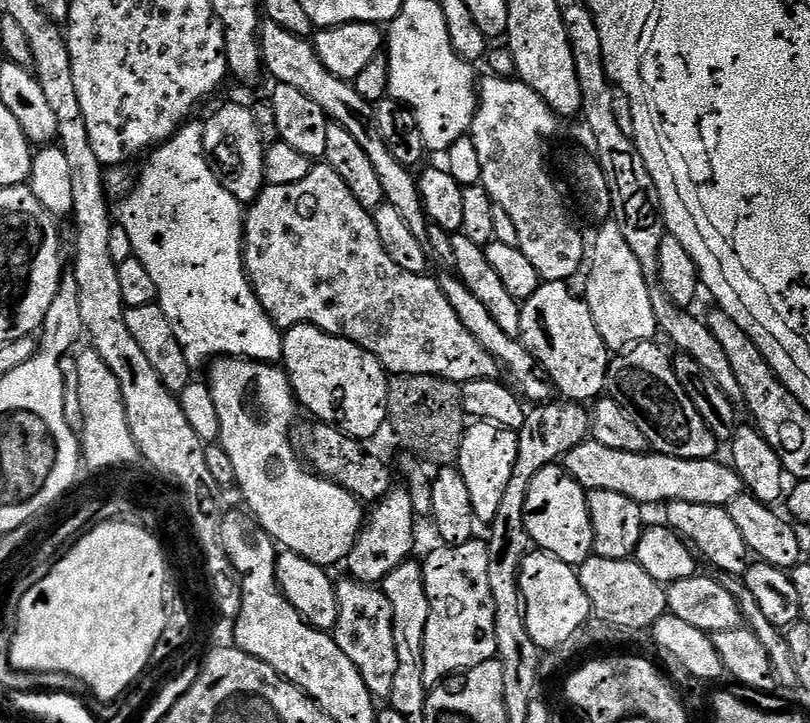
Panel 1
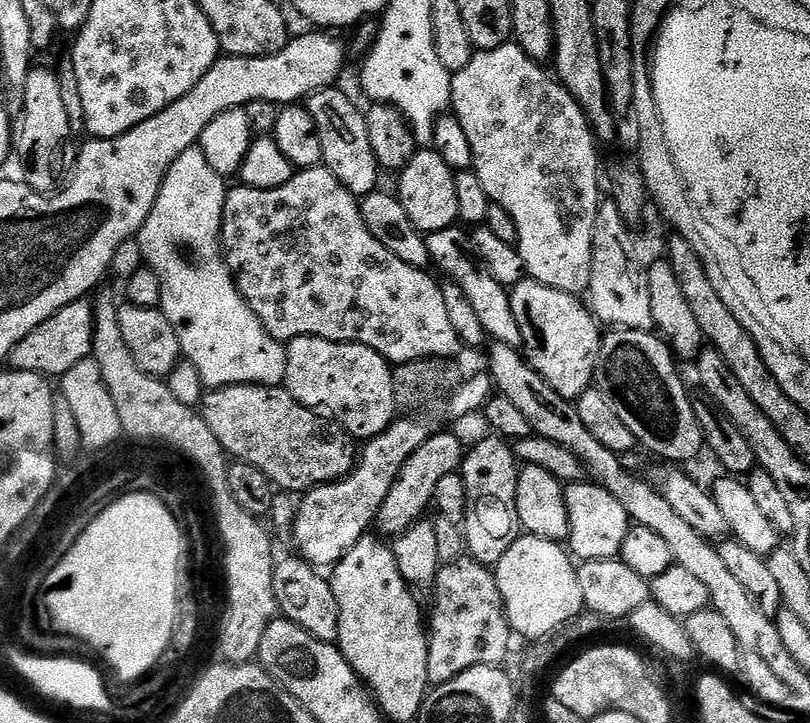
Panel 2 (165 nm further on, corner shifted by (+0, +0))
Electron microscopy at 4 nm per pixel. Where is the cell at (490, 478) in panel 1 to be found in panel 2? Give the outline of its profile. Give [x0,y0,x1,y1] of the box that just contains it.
[462,434,521,566]

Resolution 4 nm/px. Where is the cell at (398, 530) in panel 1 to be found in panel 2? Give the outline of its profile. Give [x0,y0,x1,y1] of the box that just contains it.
[375,431,466,538]

